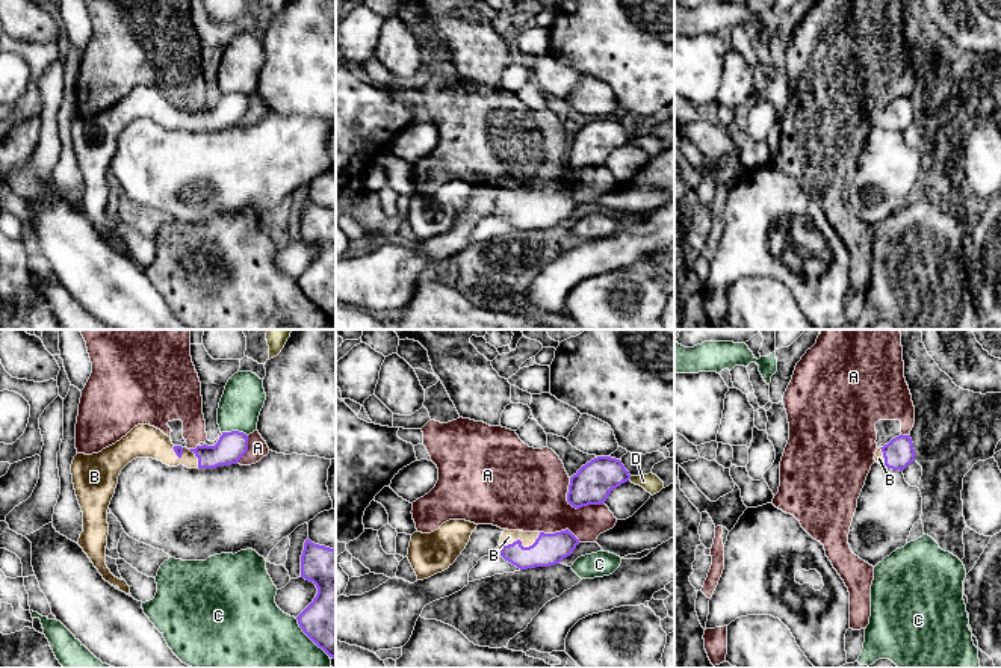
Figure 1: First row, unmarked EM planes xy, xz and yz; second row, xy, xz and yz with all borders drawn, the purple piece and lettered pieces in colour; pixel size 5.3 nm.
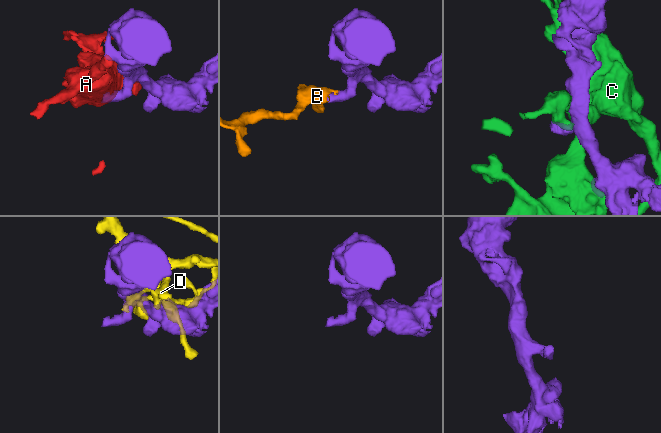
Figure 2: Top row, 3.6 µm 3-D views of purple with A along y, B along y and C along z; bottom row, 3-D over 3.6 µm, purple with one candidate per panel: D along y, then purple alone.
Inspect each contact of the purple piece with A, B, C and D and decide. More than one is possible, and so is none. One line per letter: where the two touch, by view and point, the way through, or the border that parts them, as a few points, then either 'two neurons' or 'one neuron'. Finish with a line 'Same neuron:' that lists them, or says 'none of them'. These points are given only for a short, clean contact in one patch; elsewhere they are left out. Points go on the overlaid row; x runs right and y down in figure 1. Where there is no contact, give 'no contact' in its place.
A: contact xz (575, 507); two neurons
B: contact xz (519, 540); way xz (549, 549), (526, 549), (519, 540), (508, 537); one neuron
C: contact xy (310, 638); two neurons
D: contact xz (629, 478); two neurons
Same neuron: B

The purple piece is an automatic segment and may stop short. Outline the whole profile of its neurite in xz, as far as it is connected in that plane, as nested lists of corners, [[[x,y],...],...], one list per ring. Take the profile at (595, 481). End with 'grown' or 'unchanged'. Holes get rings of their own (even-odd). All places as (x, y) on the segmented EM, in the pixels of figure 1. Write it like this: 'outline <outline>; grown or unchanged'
outline [[[597,456],[570,478],[567,502],[576,509],[603,505],[611,491],[629,479],[631,475],[620,459]]]; unchanged

